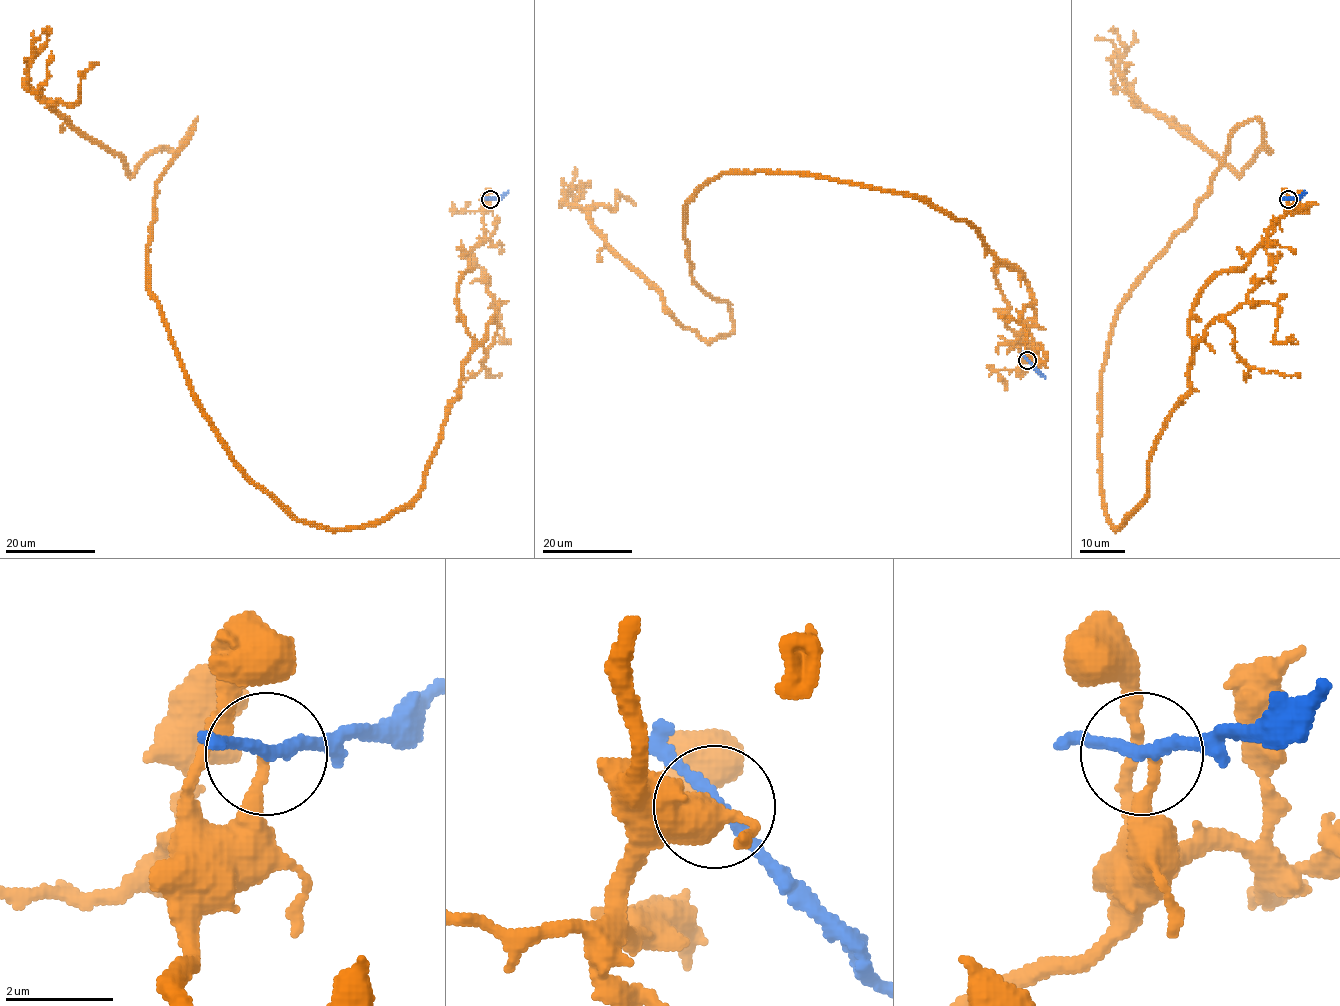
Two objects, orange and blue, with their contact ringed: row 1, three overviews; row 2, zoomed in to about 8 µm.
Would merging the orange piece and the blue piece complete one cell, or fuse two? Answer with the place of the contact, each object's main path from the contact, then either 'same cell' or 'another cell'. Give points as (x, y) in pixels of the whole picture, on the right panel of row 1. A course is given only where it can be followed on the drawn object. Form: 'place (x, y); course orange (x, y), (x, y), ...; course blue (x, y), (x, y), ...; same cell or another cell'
place (1288, 199); course orange (1288, 199), (1201, 292), (1113, 526), (1119, 306), (1233, 132), (1269, 150), (1238, 175), (1147, 109), (1112, 25); course blue (1288, 199), (1299, 198), (1306, 192); another cell

